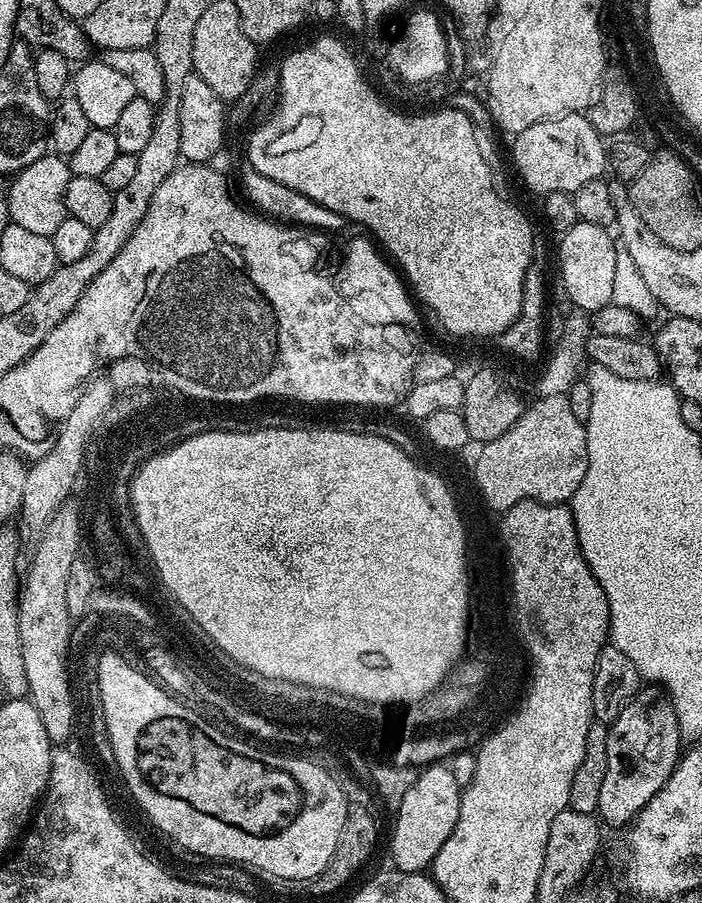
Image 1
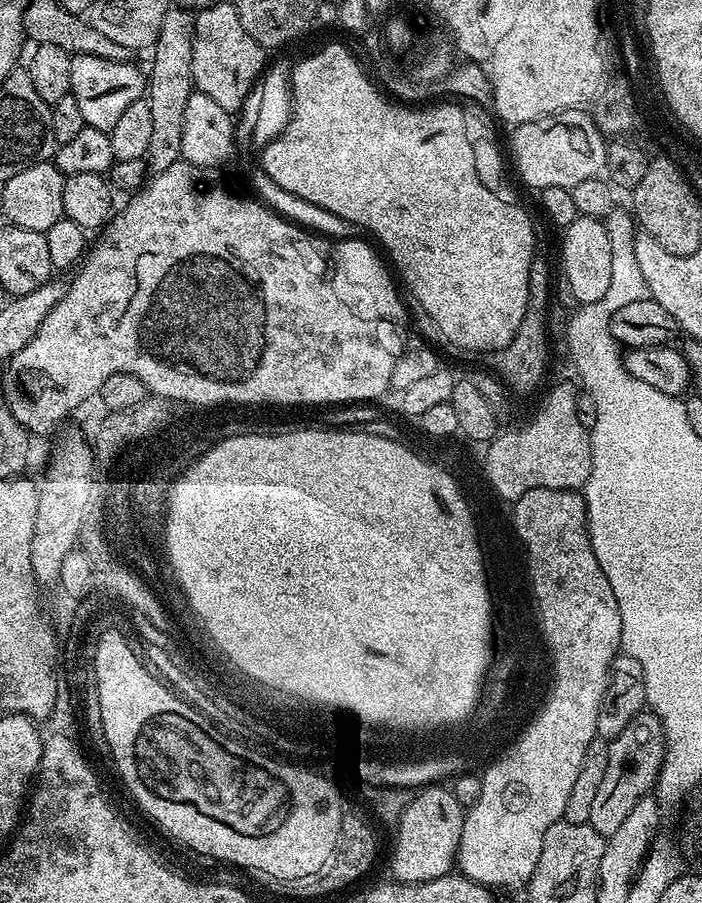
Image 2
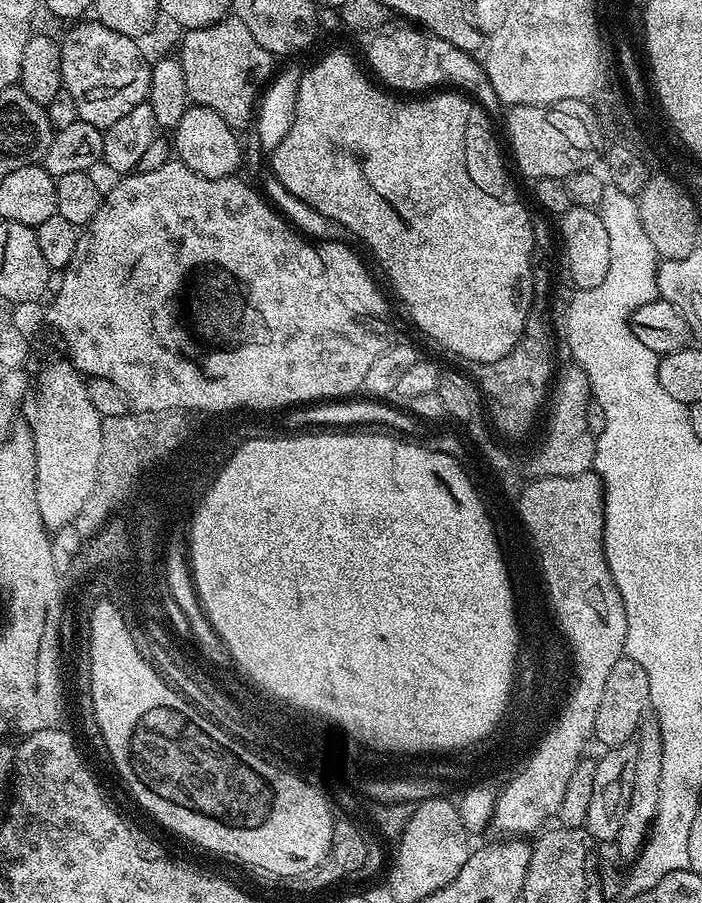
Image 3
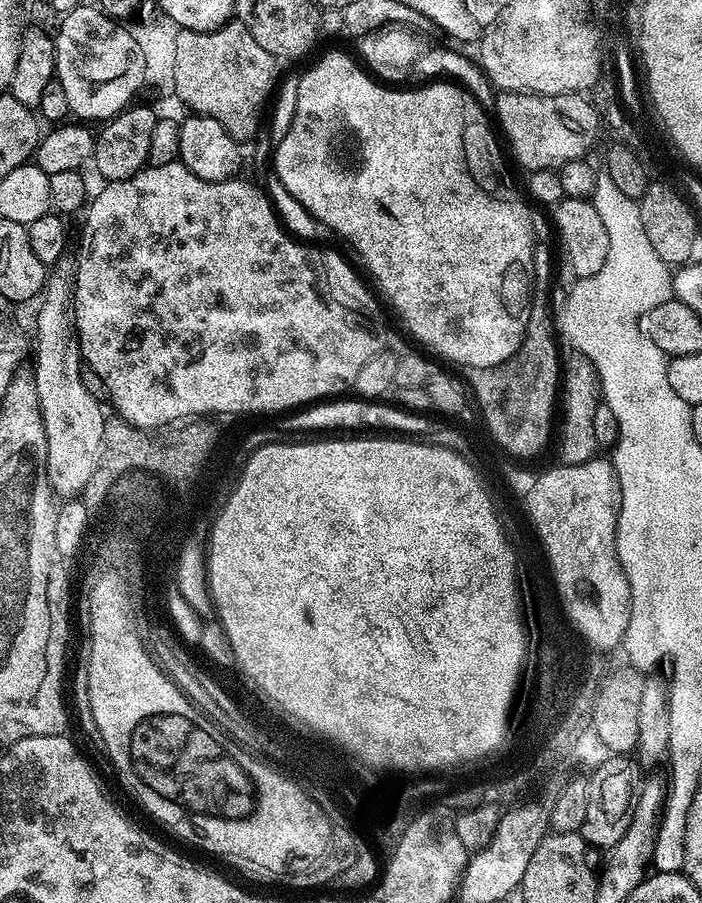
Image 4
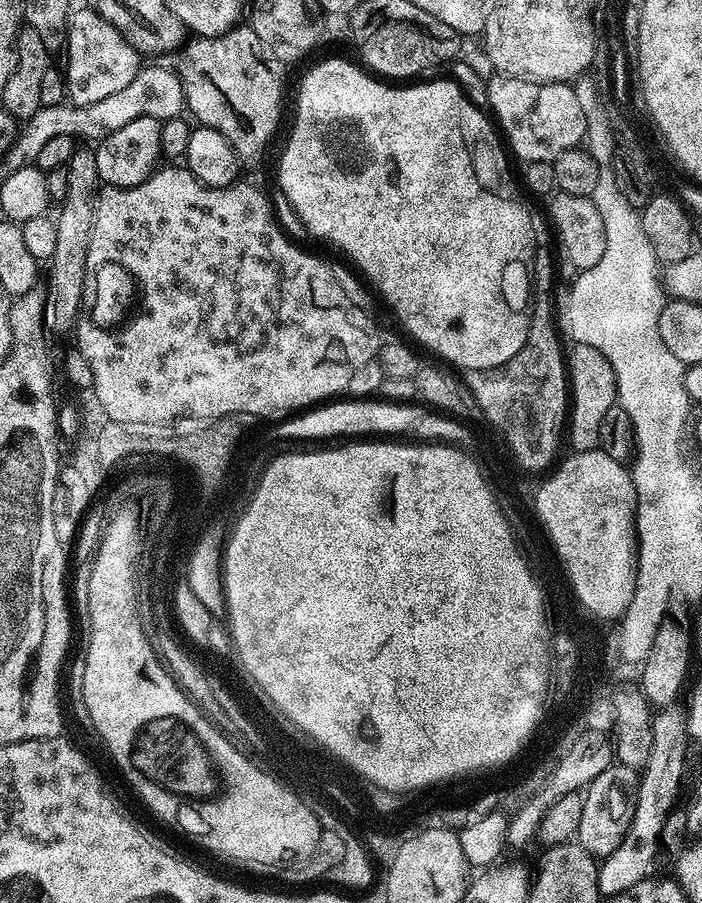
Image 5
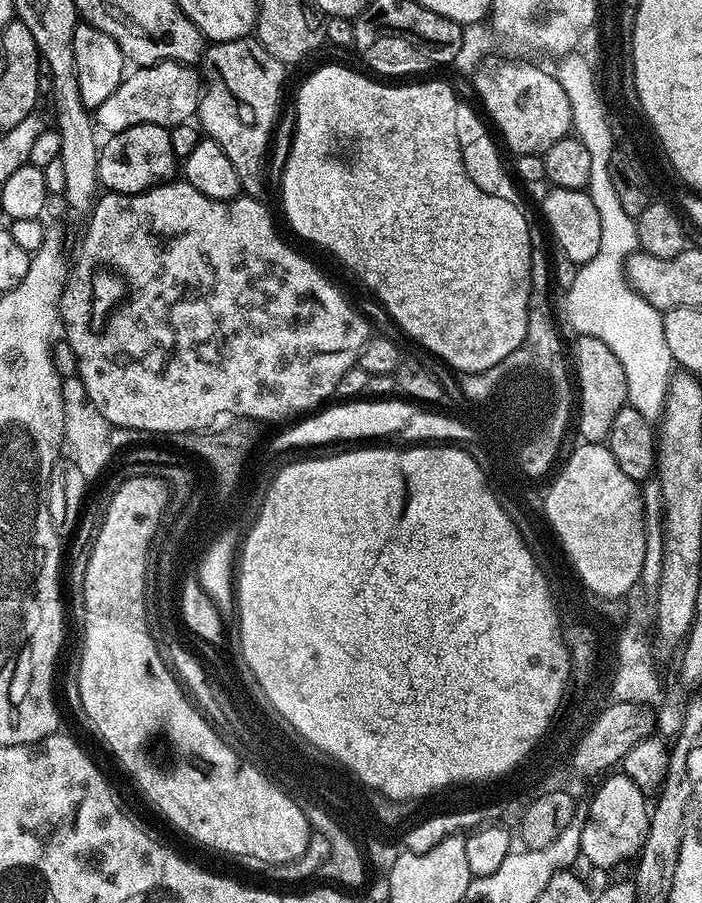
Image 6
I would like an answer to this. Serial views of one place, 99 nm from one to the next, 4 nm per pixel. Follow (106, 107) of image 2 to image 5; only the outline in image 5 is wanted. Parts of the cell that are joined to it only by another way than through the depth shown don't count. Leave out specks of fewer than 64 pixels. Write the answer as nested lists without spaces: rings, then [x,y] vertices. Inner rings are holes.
[[[95,7],[80,8],[68,18],[68,72],[66,68],[66,96],[73,105],[90,106],[123,90],[142,67],[141,53],[137,52],[130,42],[115,28],[102,18]]]

